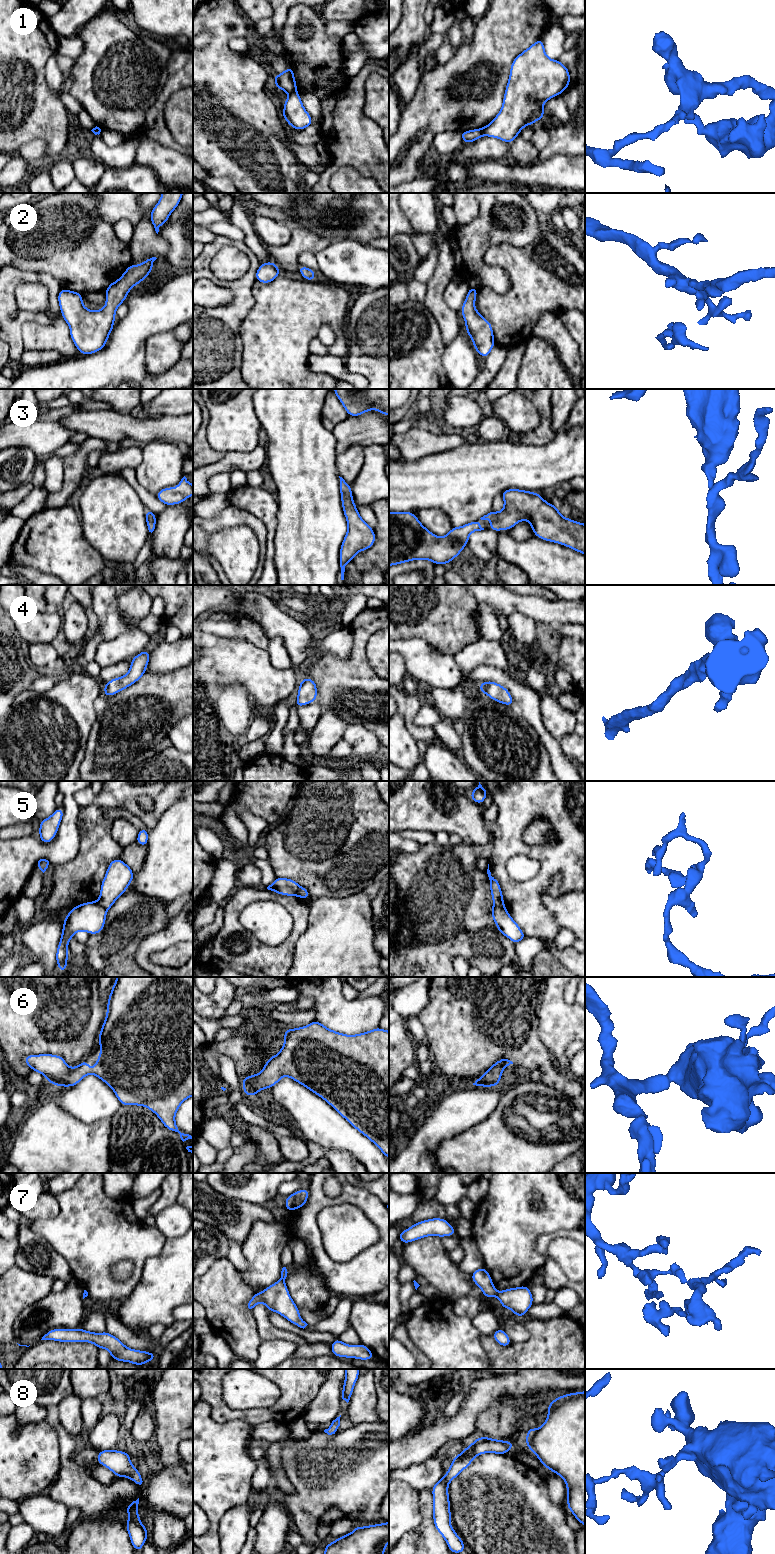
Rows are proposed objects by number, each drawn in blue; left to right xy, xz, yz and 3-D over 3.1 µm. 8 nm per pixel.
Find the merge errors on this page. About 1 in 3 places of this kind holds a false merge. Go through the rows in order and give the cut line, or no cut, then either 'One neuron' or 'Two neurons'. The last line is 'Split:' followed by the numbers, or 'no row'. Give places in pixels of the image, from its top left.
1: Split along xz (296, 90), (289, 94). Two neurons
2: No split. One neuron
3: No split. One neuron
4: No split. One neuron
5: Split along xy (97, 901), (106, 910). Two neurons
6: No split. One neuron
7: Split along xz (280, 1278), (283, 1280). Two neurons
8: No split. One neuron
Split: 1, 5, 7

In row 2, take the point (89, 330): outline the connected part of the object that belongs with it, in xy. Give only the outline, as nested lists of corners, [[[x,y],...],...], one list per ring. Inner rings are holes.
[[[152,257],[139,265],[129,265],[122,276],[107,287],[106,304],[98,311],[84,307],[82,294],[61,288],[58,294],[61,315],[70,327],[71,339],[80,354],[94,354],[104,348],[114,327],[116,309],[129,291],[150,274],[156,259]]]

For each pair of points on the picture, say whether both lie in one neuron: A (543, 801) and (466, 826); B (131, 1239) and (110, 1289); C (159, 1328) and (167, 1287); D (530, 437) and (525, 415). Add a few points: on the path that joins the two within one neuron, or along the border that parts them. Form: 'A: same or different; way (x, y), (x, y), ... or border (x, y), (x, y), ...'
A: different; border (490, 825), (492, 835)
B: same; way (119, 1251), (106, 1264), (106, 1277)
C: different; border (166, 1326), (161, 1323), (153, 1323), (147, 1329)
D: different; border (537, 410), (539, 424), (533, 430), (516, 433)

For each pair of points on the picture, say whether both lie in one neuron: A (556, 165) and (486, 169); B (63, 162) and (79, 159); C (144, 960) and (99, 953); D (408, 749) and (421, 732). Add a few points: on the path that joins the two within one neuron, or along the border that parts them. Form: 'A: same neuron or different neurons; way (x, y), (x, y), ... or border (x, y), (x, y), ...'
A: same neuron; way (539, 172), (503, 172)
B: different neurons; border (70, 155), (75, 178)
C: different neurons; border (145, 937), (135, 954), (135, 962), (138, 966)
D: different neurons; border (404, 719), (406, 729), (416, 740)

